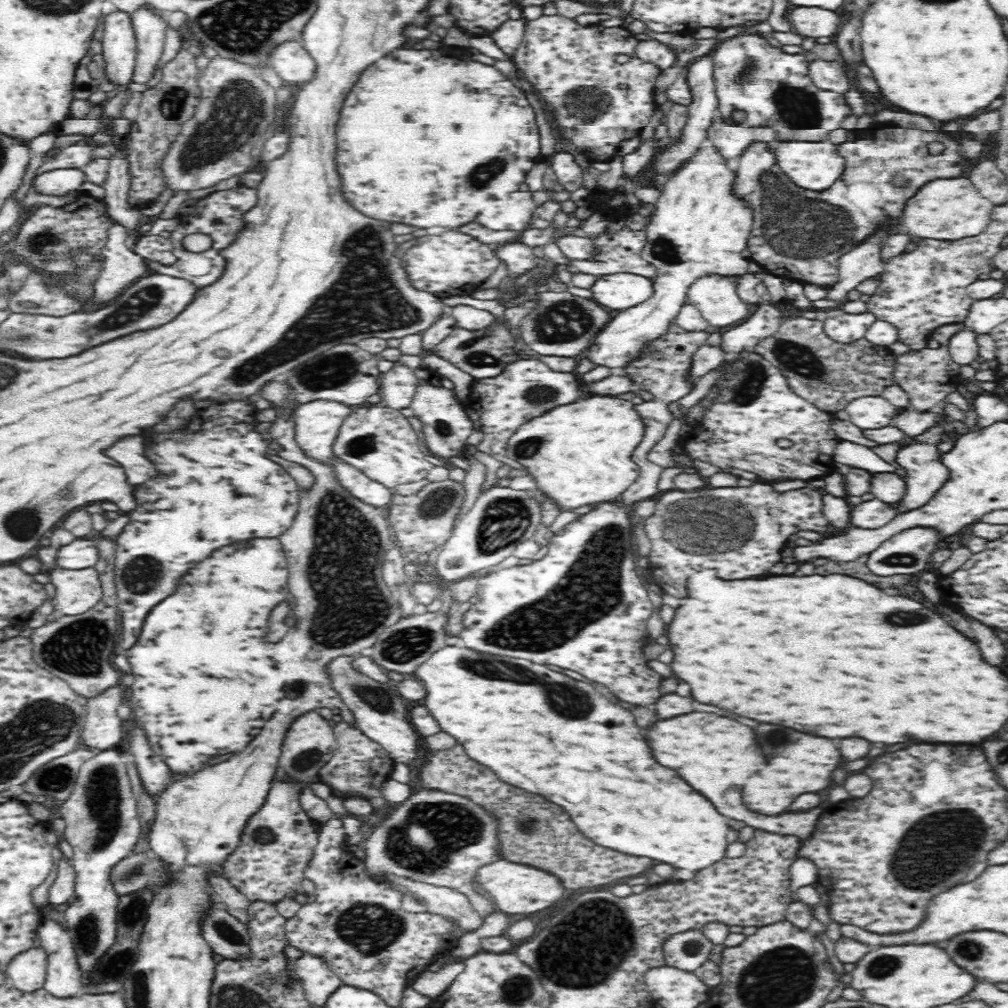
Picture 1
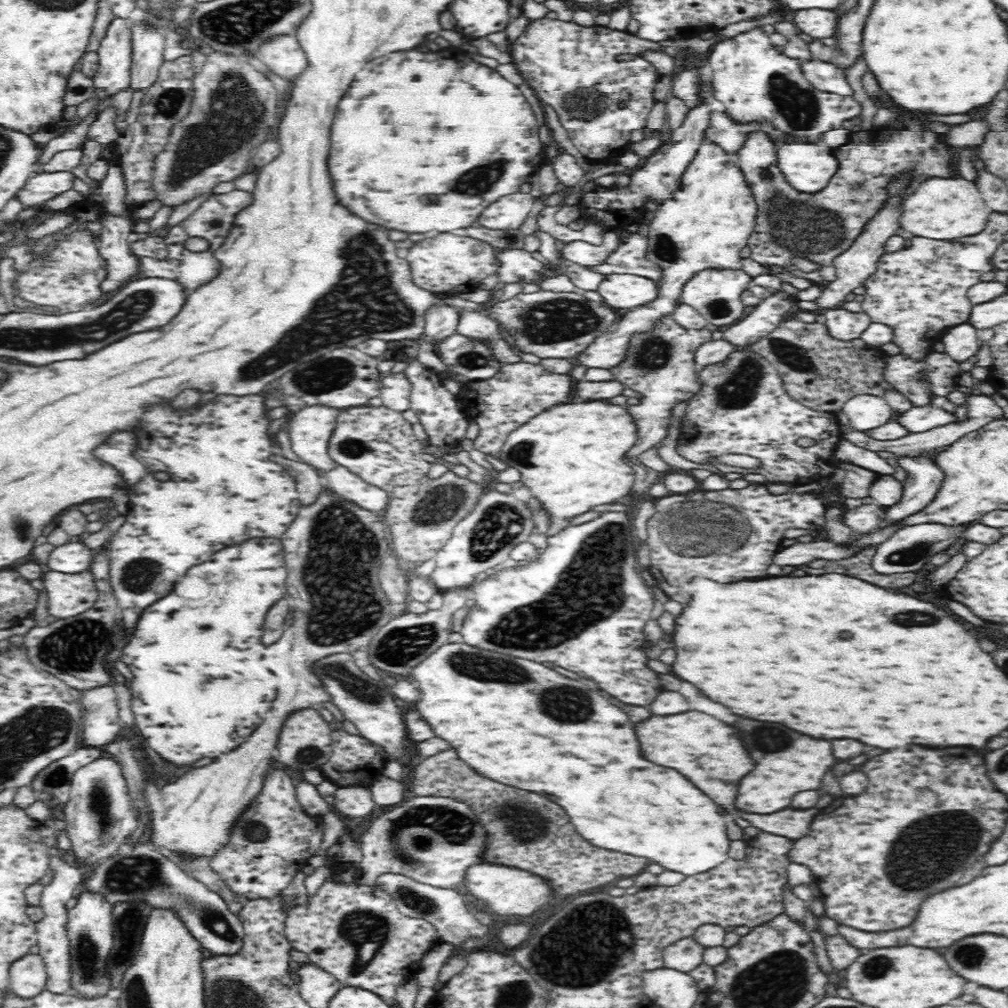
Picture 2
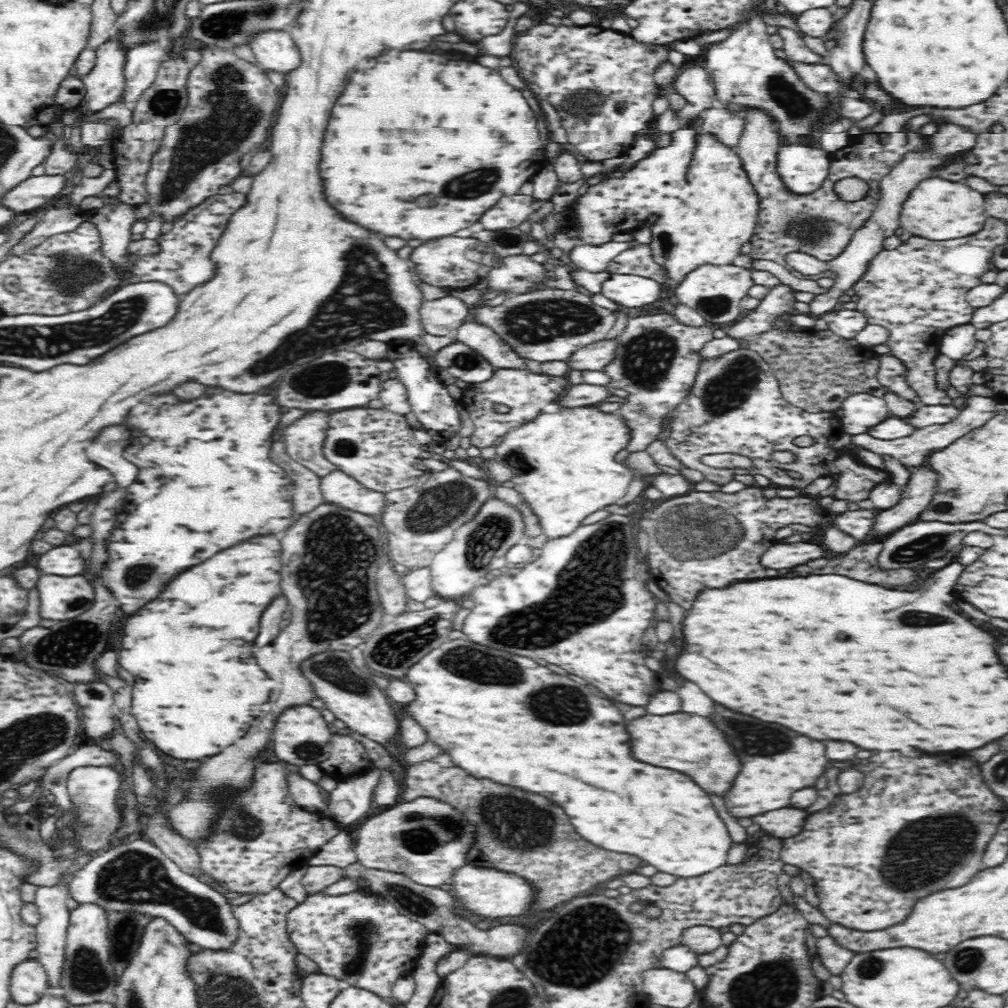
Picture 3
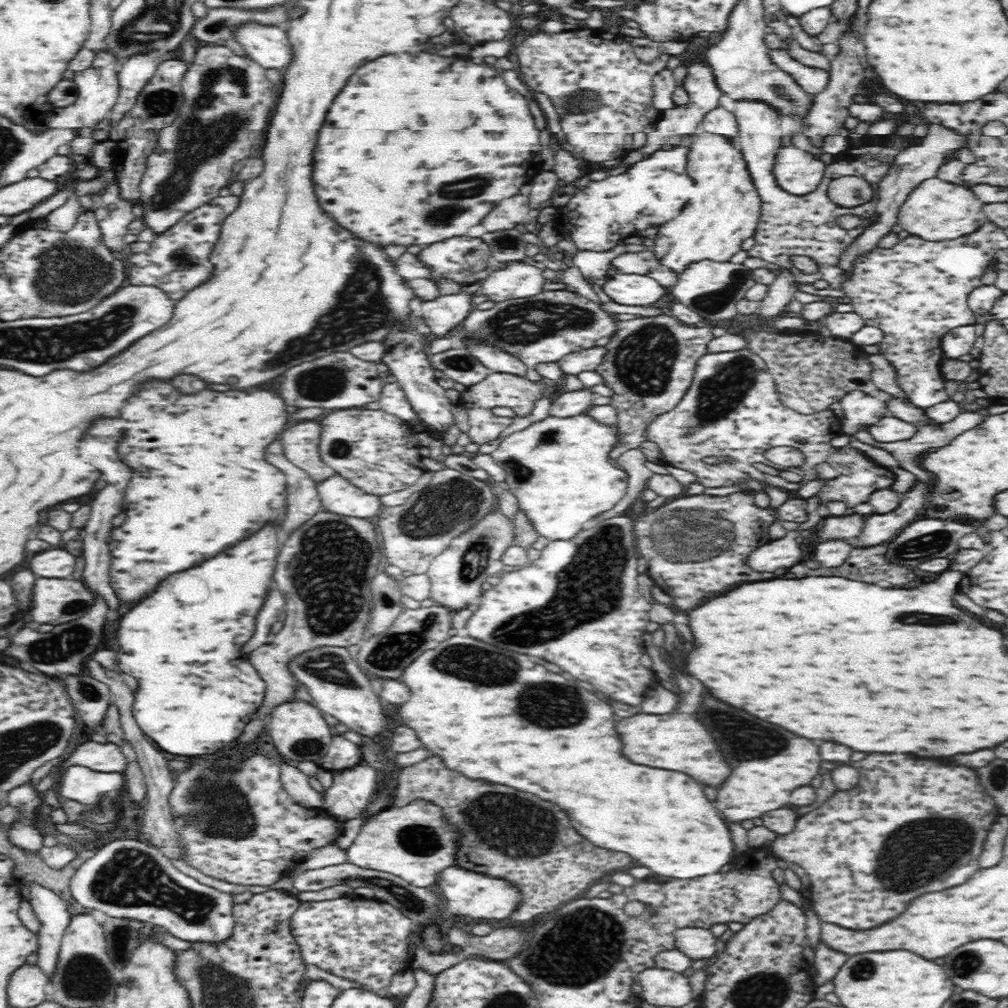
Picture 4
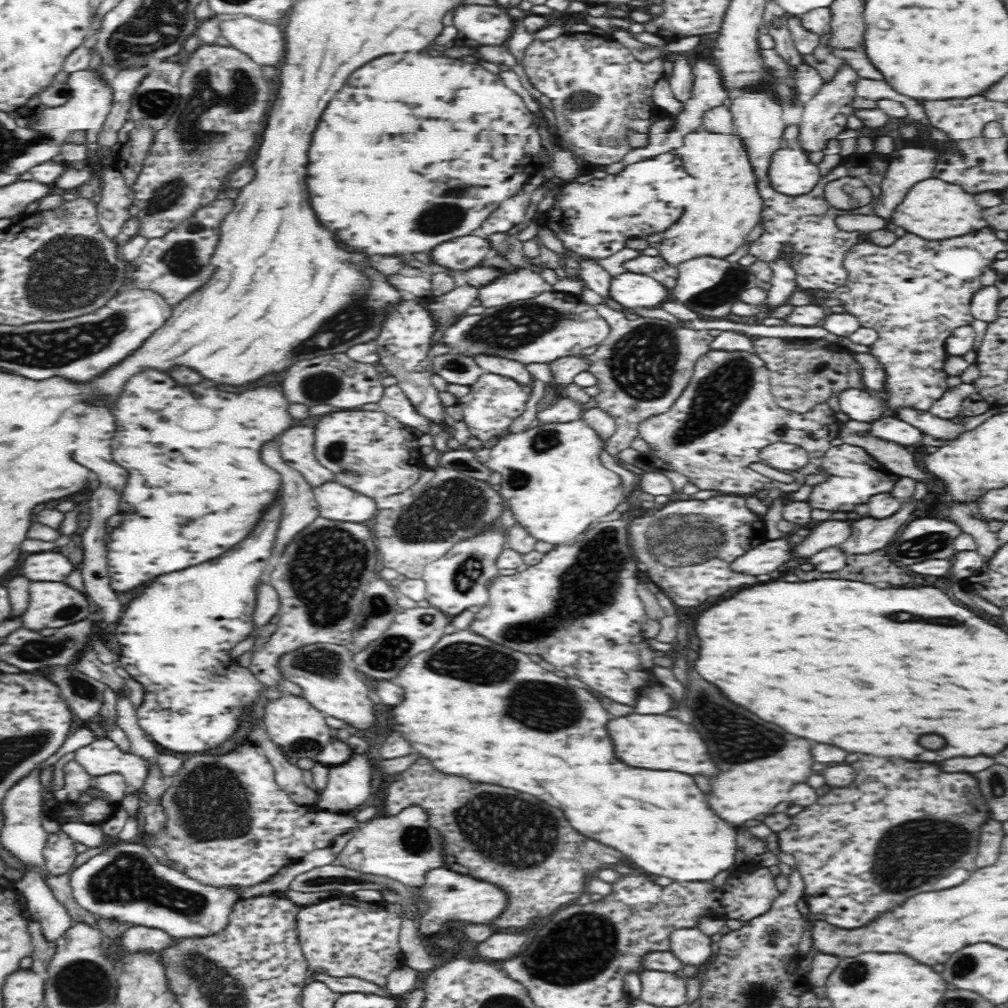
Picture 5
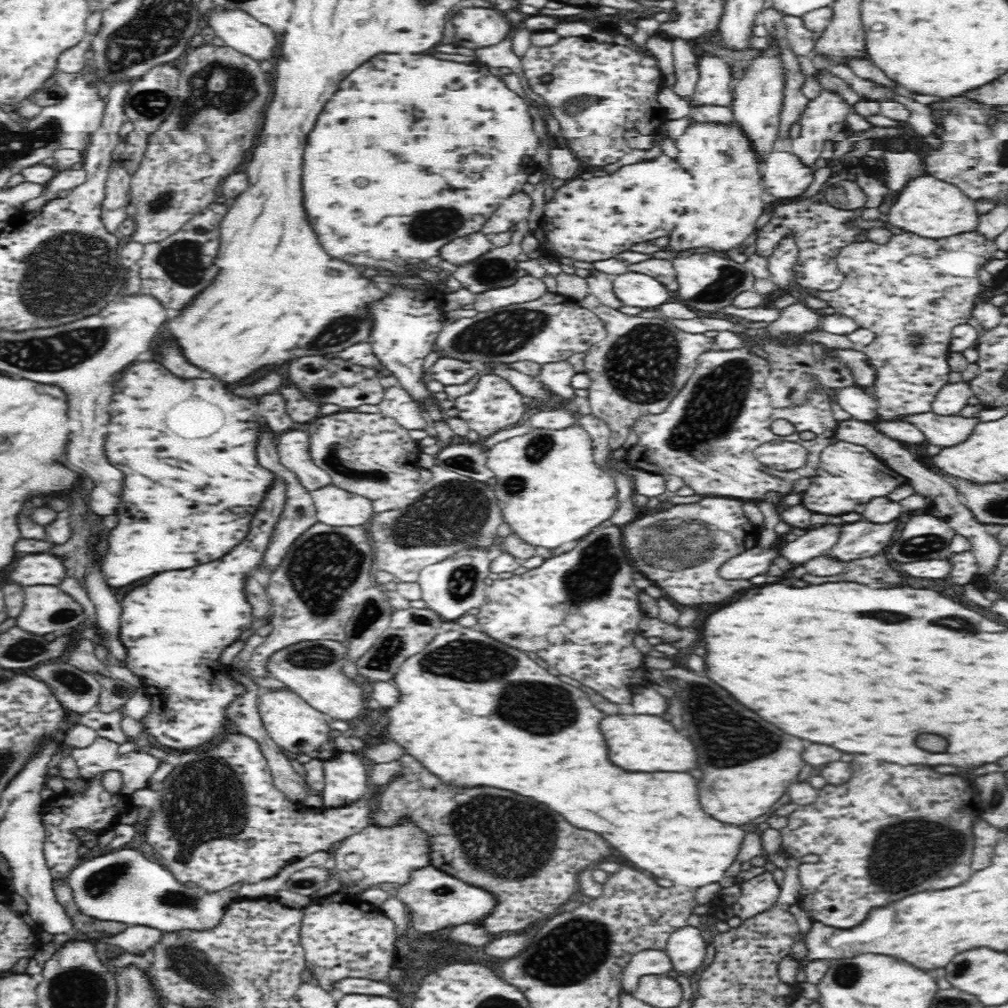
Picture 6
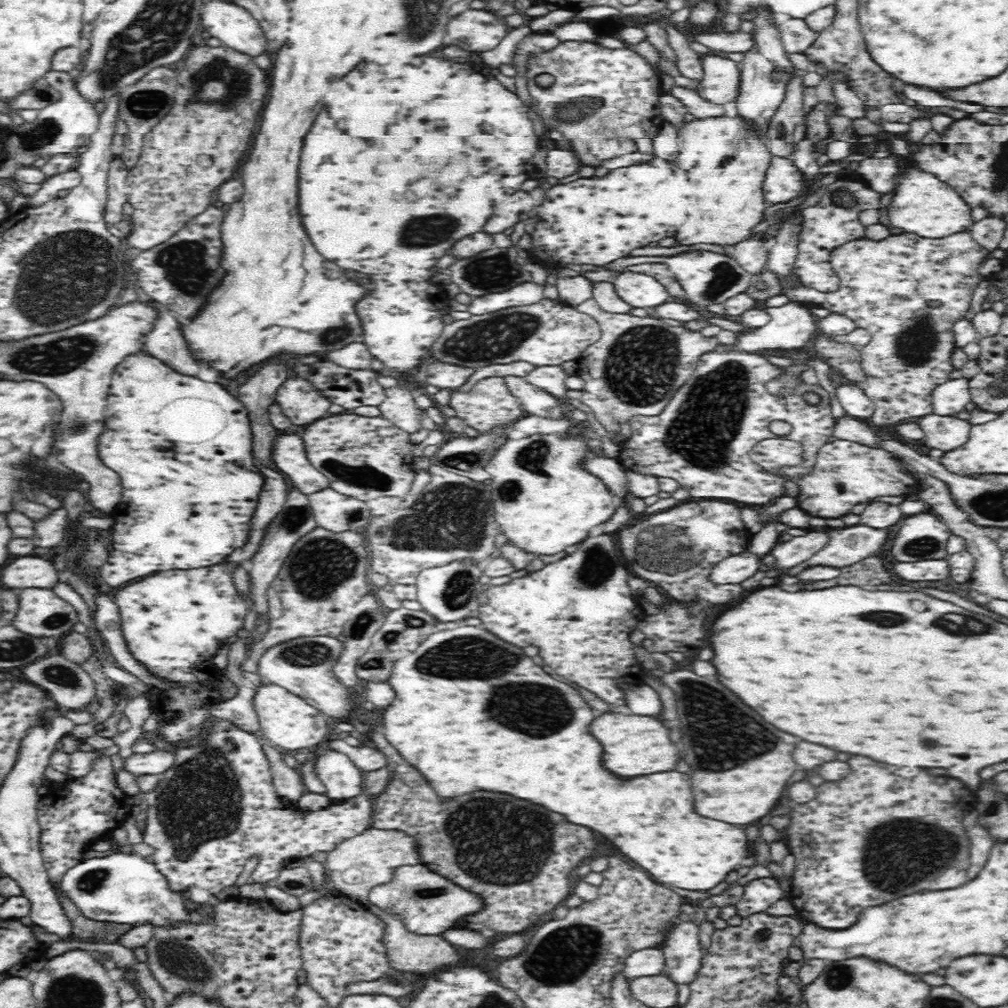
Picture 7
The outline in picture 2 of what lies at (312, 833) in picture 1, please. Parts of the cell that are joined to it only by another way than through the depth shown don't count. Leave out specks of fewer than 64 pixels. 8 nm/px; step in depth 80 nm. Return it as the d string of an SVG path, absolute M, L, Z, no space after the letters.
M271 768L265 773L261 790L230 827L228 840L218 851L207 856L208 866L237 895L247 896L250 900L273 897L287 888L294 876L302 871L309 858L319 852L324 840L325 828L322 816L306 813L296 799L294 784L288 772L280 768Z

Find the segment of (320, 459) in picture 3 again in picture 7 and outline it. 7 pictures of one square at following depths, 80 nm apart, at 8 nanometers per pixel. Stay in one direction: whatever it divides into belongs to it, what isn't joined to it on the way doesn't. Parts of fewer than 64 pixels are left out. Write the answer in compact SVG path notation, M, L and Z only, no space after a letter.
M280 436L272 448L272 460L274 466L290 480L292 488L308 496L328 488L329 482L306 460L301 438L302 436Z

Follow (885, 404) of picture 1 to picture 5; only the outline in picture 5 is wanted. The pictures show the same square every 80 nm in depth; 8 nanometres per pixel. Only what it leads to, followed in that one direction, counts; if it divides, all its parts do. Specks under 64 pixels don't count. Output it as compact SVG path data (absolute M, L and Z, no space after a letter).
M847 388L838 394L840 410L846 413L850 419L868 421L873 423L884 414L884 401L874 398L866 390L859 388Z

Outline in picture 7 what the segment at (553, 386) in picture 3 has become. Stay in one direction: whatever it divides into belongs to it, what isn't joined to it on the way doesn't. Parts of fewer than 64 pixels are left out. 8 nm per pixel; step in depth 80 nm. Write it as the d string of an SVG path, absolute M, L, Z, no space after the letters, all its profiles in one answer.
M496 376L477 380L467 391L450 390L449 406L454 408L456 416L462 418L467 426L479 432L486 432L492 425L498 423L509 427L516 419L525 416L520 410L518 400L508 390L504 378Z

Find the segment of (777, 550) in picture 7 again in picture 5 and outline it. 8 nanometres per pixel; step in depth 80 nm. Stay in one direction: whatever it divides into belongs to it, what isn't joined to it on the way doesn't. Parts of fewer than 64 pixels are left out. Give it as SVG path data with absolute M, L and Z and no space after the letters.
M826 520L811 528L810 534L806 538L802 538L802 542L794 544L792 548L792 556L794 558L810 558L820 550L826 550L828 546L834 548L840 542L844 542L850 534L849 520Z

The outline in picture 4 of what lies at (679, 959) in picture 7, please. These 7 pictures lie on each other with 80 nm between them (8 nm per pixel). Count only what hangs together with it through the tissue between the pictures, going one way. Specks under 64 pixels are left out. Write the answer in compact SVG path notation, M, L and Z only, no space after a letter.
M679 928L673 932L674 949L679 950L691 962L707 960L716 952L717 938L710 929Z

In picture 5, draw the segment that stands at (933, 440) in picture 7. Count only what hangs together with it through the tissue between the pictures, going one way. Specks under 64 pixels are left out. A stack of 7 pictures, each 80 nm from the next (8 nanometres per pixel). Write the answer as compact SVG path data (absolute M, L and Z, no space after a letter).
M992 406L983 414L977 416L958 415L954 418L946 419L940 418L930 411L902 408L894 416L904 420L908 425L918 428L924 435L948 443L956 440L956 438L960 438L965 433L971 432L988 418L996 415L994 410L998 410L998 407Z

